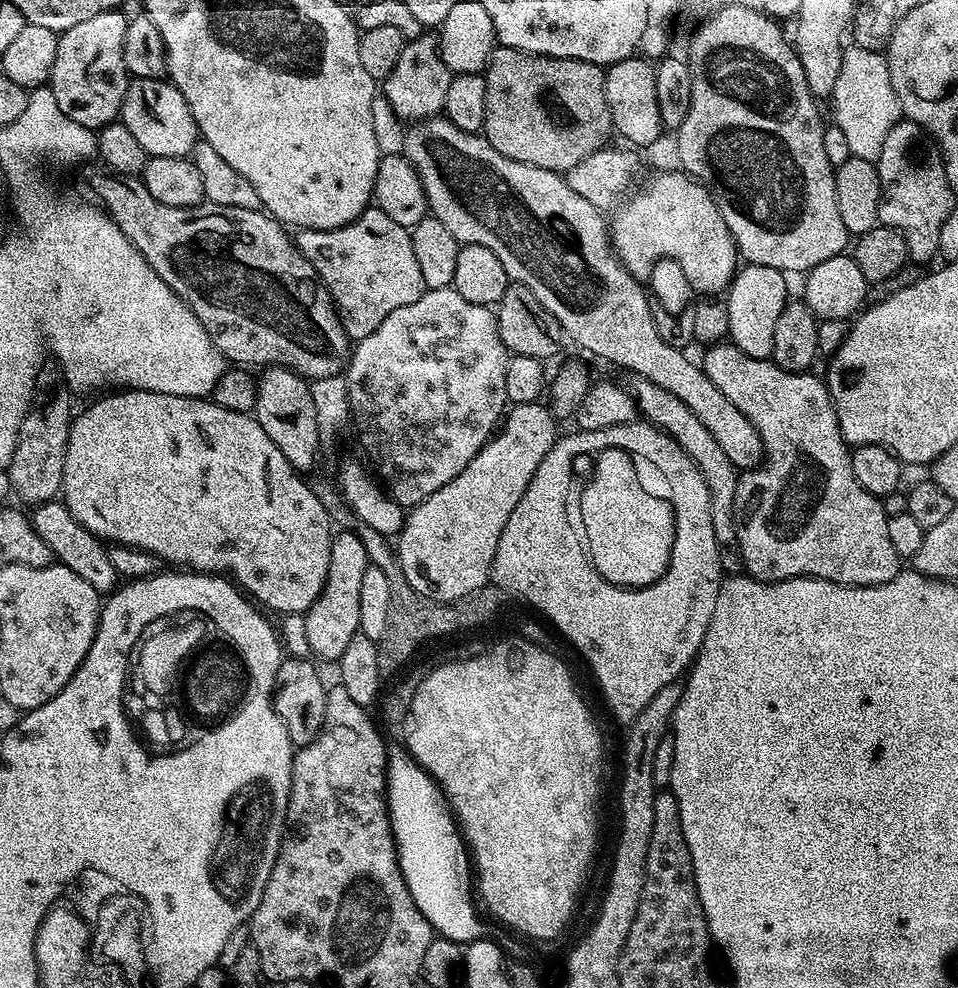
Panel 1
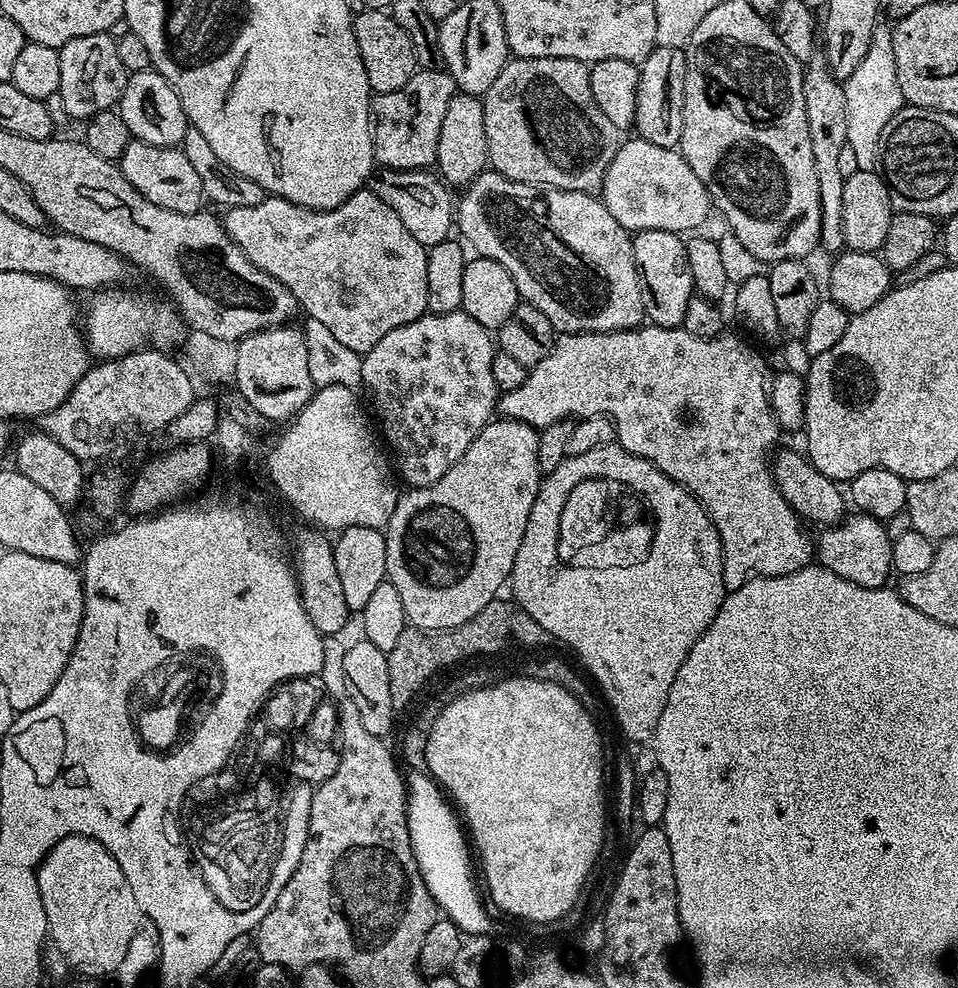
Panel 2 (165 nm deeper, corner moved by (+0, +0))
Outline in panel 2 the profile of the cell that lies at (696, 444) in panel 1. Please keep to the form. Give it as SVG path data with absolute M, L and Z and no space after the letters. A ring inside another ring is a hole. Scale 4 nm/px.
M654 323L639 328L627 328L621 332L573 332L564 334L553 343L550 354L542 358L532 368L528 369L528 377L518 386L518 390L510 390L503 393L498 400L498 412L501 417L518 422L526 422L534 429L542 429L559 420L569 418L583 418L585 416L609 416L616 427L615 443L625 448L630 454L638 458L646 458L662 474L666 474L676 483L680 483L688 492L691 492L700 505L708 511L709 518L720 535L722 550L724 551L724 587L731 590L742 586L747 580L756 576L781 576L797 572L809 567L814 560L814 540L808 537L805 521L796 515L791 506L782 498L782 494L776 485L776 479L772 477L770 457L774 449L781 443L782 429L776 416L772 413L770 399L770 371L764 365L764 360L744 340L736 336L721 334L718 336L695 336L683 326L678 328L660 328Z

